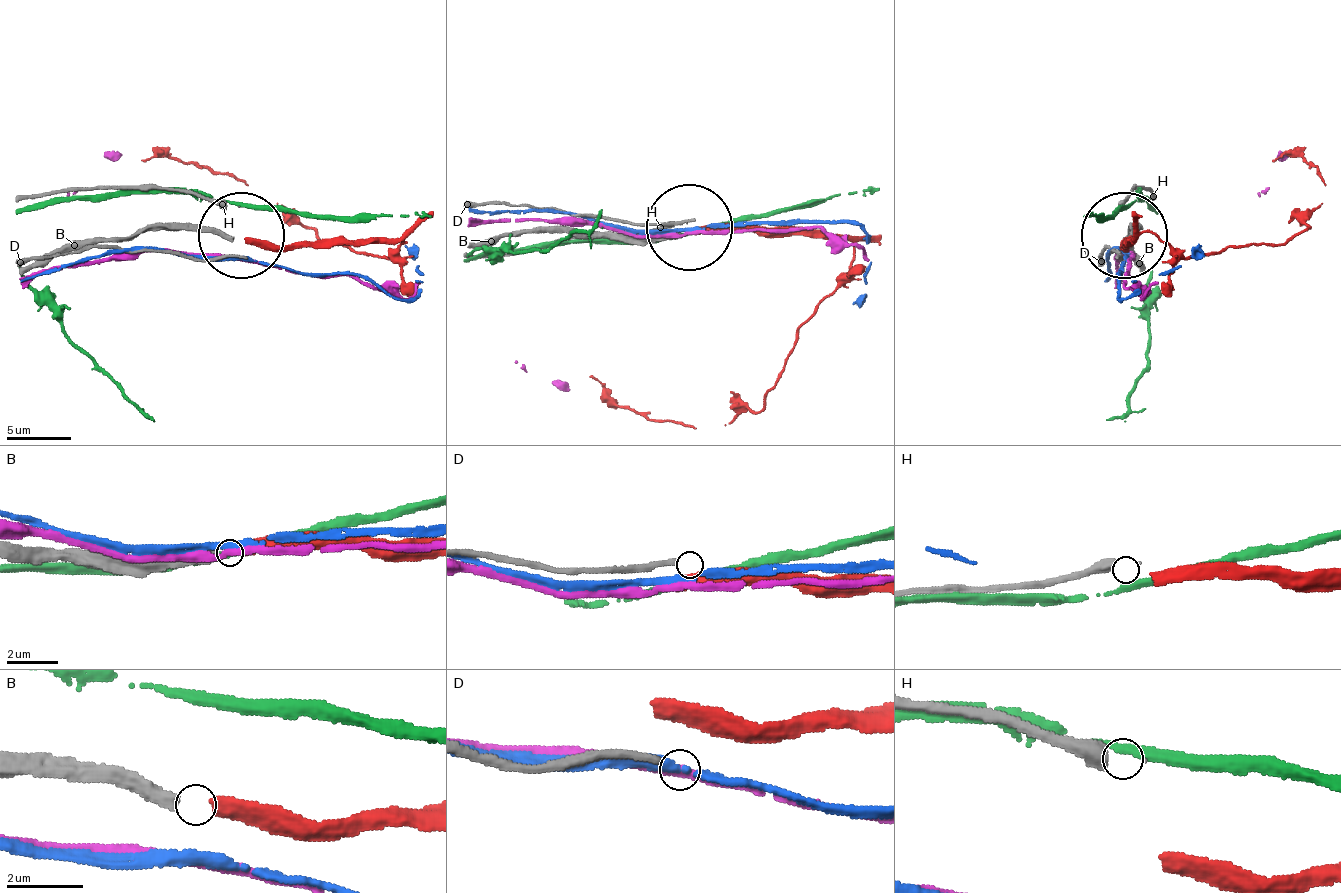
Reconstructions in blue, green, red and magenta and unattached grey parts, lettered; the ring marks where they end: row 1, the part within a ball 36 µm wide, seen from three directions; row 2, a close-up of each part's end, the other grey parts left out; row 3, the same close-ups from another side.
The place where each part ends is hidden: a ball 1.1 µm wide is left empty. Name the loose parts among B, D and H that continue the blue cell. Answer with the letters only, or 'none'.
none

